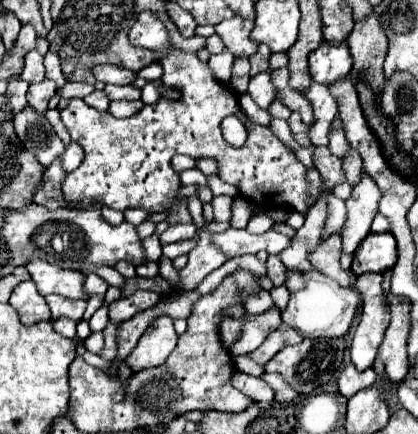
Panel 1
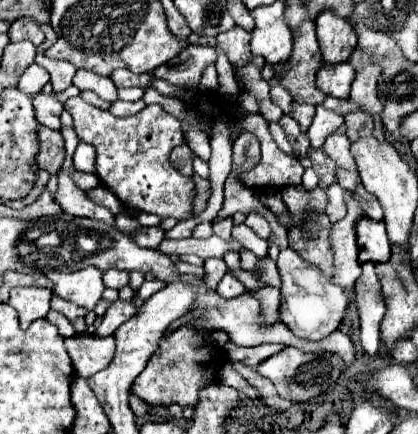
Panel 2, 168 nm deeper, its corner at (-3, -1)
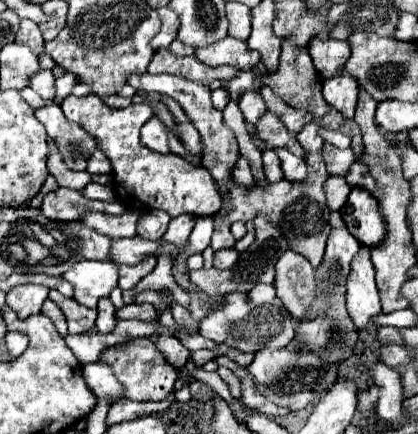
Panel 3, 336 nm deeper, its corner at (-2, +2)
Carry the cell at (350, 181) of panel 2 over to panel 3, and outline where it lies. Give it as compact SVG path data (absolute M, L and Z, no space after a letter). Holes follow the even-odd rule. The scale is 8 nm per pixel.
M331 175L327 179L327 185L325 185L325 193L327 193L327 207L331 211L339 211L343 207L343 203L347 201L347 195L349 195L351 187L347 185L345 177L339 177L339 175Z

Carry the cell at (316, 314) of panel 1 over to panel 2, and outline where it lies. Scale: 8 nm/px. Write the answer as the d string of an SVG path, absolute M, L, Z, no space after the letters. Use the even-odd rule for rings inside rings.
M286 248L280 252L278 260L278 272L282 278L282 300L280 300L280 320L300 338L308 340L320 340L328 334L332 334L346 312L348 306L348 294L330 282L316 266L302 260L292 248Z

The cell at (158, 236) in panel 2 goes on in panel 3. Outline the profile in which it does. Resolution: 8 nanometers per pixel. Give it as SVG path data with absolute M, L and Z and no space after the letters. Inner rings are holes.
M87 211L83 213L81 221L85 225L91 225L91 229L99 231L99 233L107 233L113 239L131 239L137 235L137 221L139 221L139 213L137 211L127 211L123 215L107 215L107 213L95 213L95 211Z

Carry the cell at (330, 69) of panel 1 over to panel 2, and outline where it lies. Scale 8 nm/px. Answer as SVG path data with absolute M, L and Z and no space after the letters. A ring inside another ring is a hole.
M350 62L342 64L324 64L316 76L316 86L326 94L326 96L336 96L336 98L350 98L350 84L354 80L354 68Z

